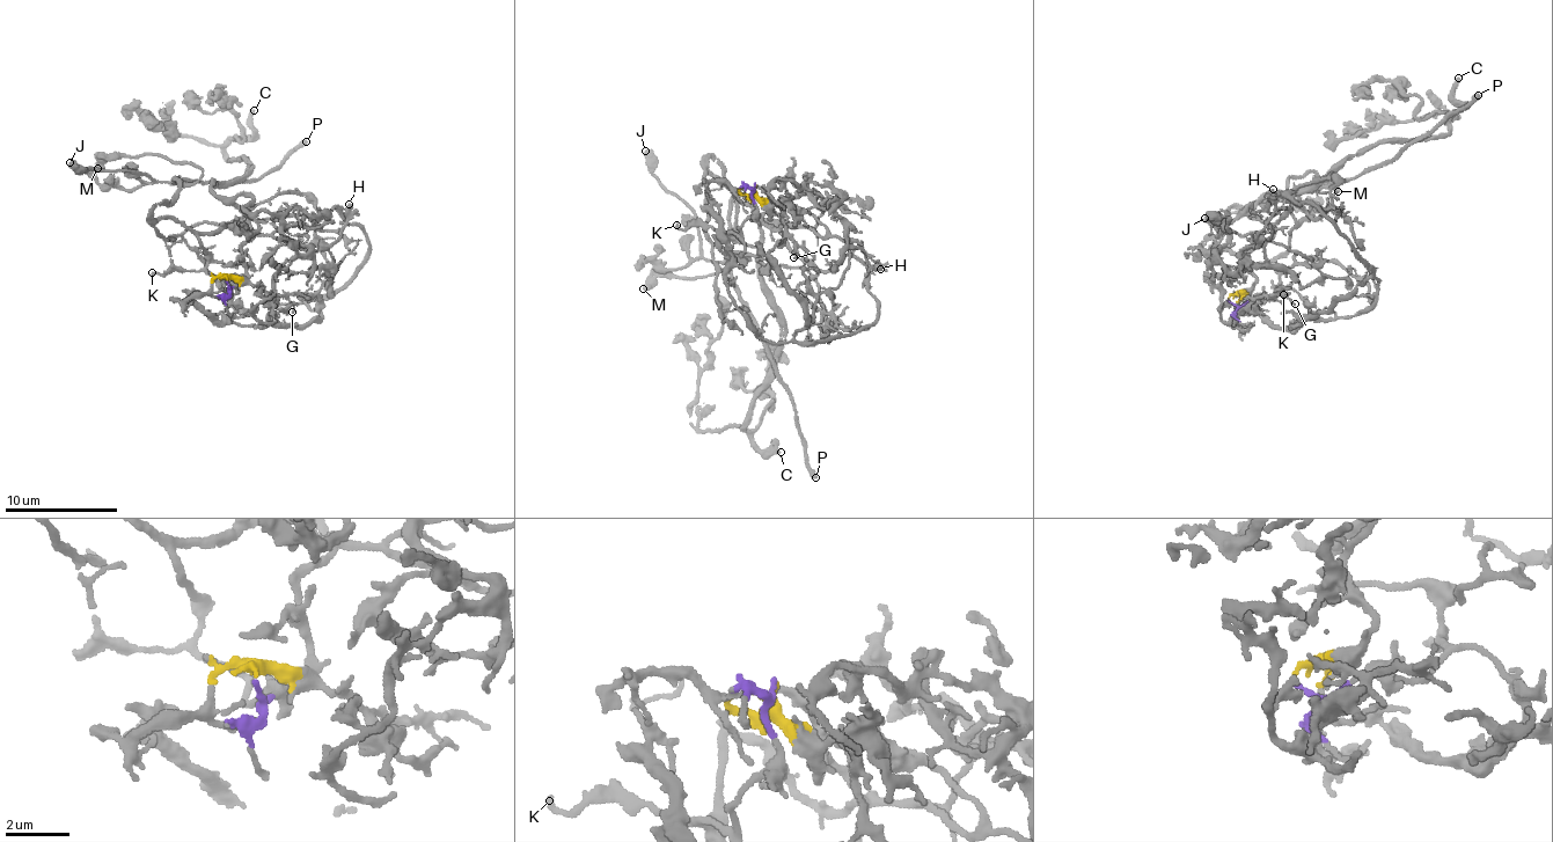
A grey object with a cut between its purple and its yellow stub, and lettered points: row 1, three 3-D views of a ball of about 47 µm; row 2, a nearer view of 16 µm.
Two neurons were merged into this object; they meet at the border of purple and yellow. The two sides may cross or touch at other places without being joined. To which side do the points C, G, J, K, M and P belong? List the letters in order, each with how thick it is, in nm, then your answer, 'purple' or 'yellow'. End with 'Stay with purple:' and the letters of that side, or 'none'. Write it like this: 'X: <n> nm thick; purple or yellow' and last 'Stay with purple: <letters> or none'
C: 280 nm thick; yellow
G: 140 nm thick; yellow
J: 550 nm thick; purple
K: 170 nm thick; purple
M: 440 nm thick; purple
P: 380 nm thick; purple
Stay with purple: J, K, M, P

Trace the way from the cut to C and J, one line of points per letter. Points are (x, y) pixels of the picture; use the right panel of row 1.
C: (1228, 298), (1252, 286), (1246, 260), (1271, 239), (1251, 210), (1312, 191), (1381, 144), (1448, 130), (1458, 78)
J: (1228, 301), (1244, 306), (1281, 291), (1271, 266), (1201, 249), (1224, 229), (1226, 212), (1299, 200), (1204, 217)

